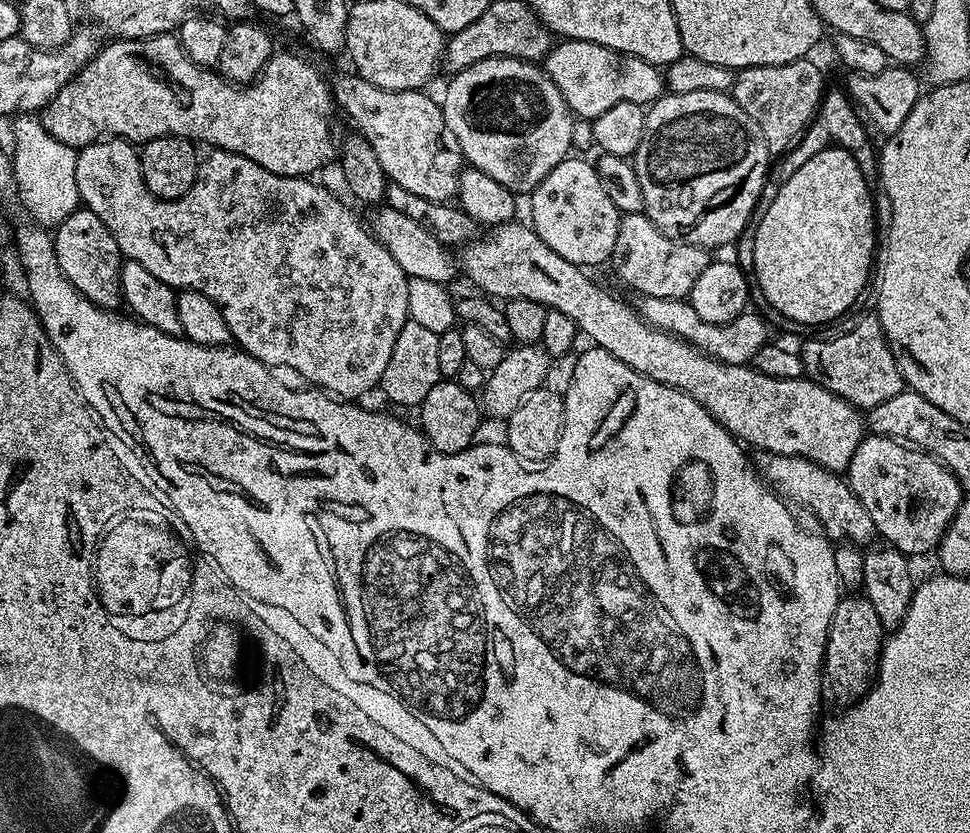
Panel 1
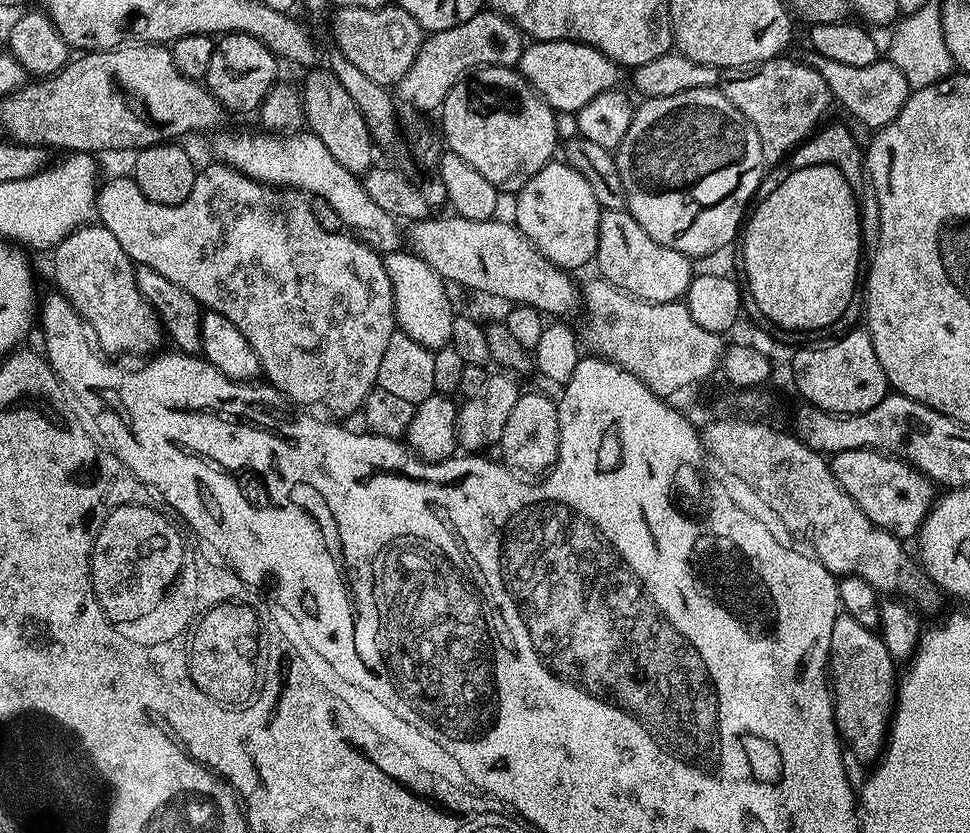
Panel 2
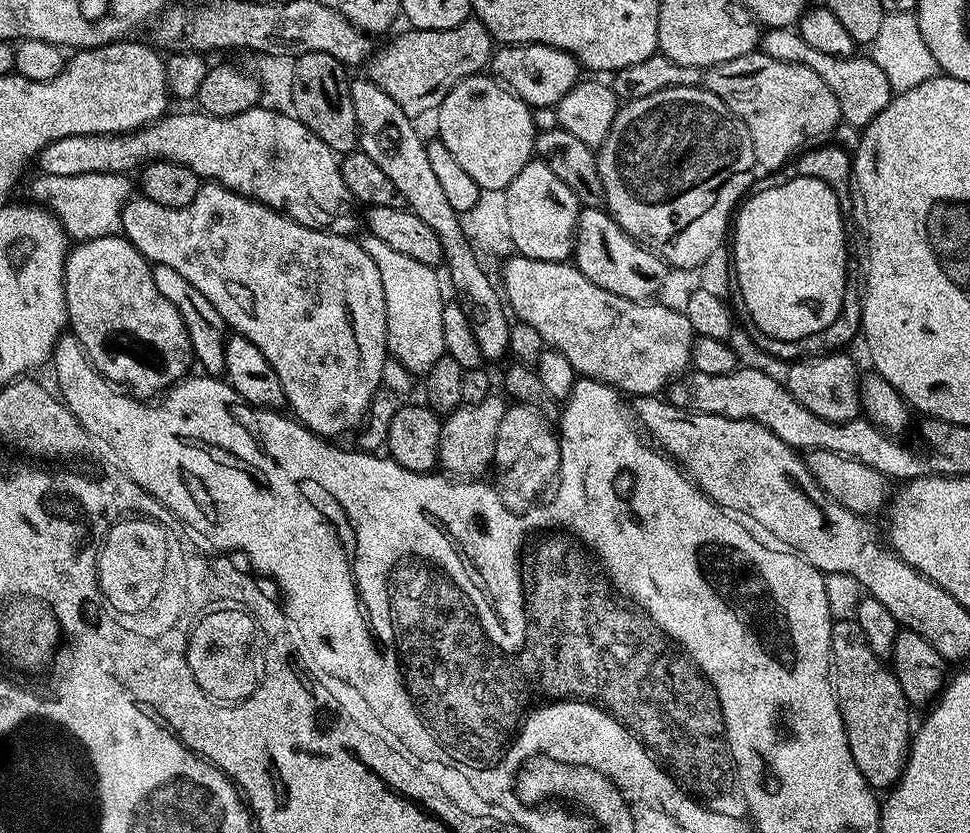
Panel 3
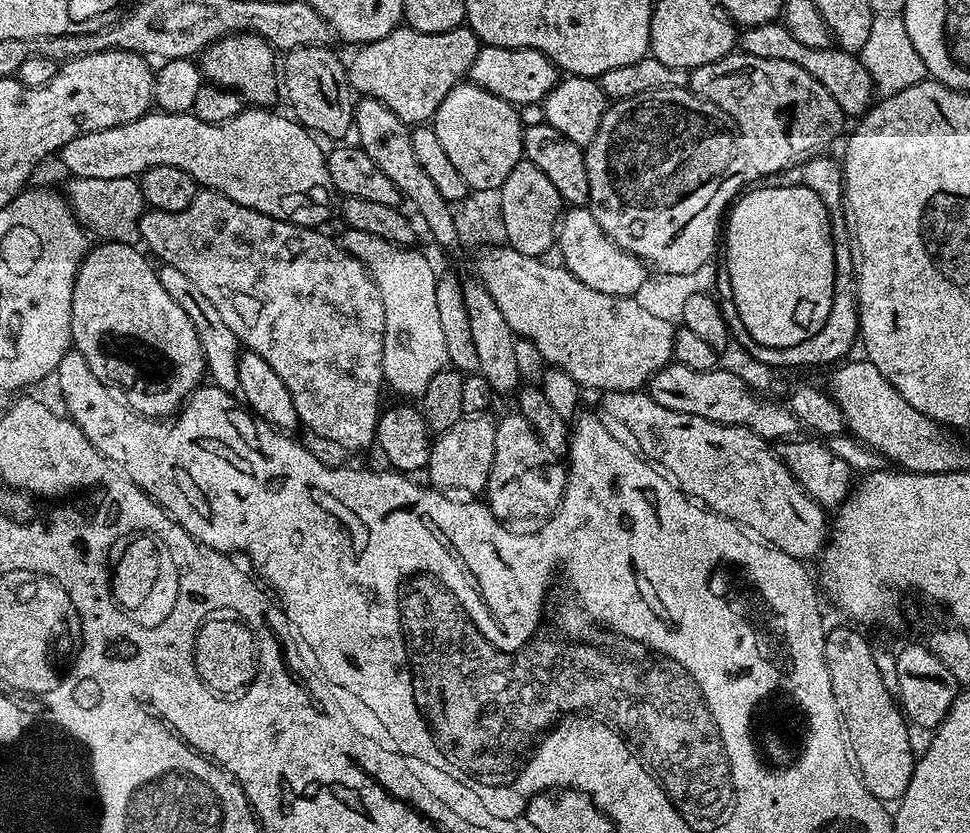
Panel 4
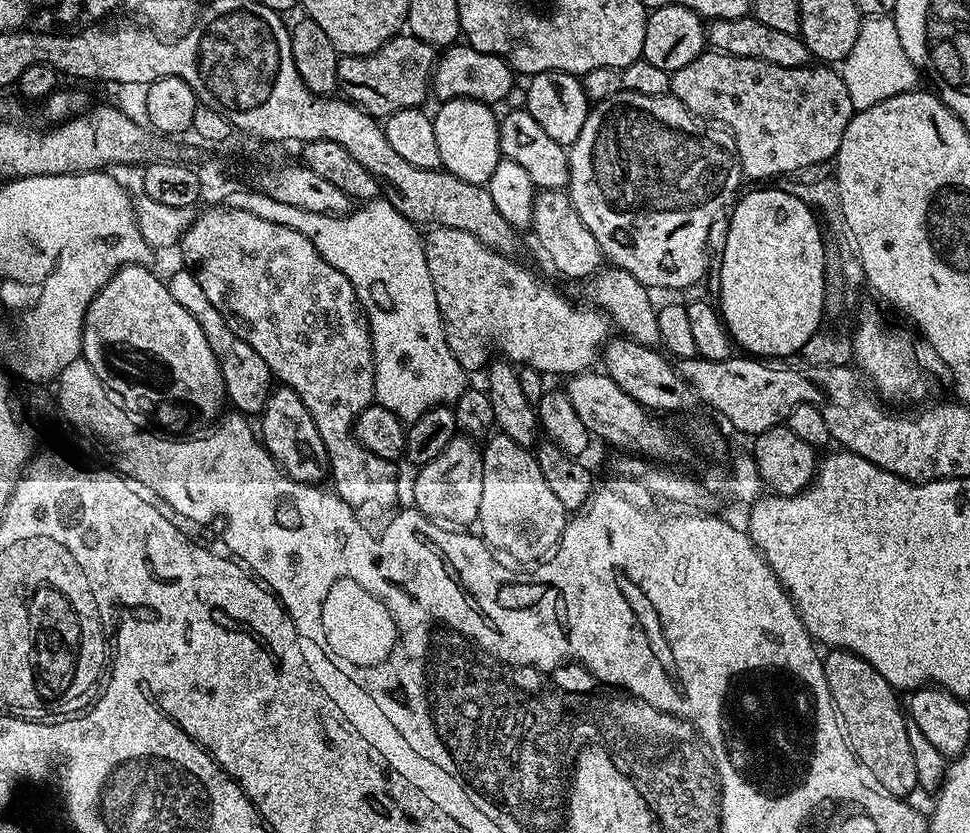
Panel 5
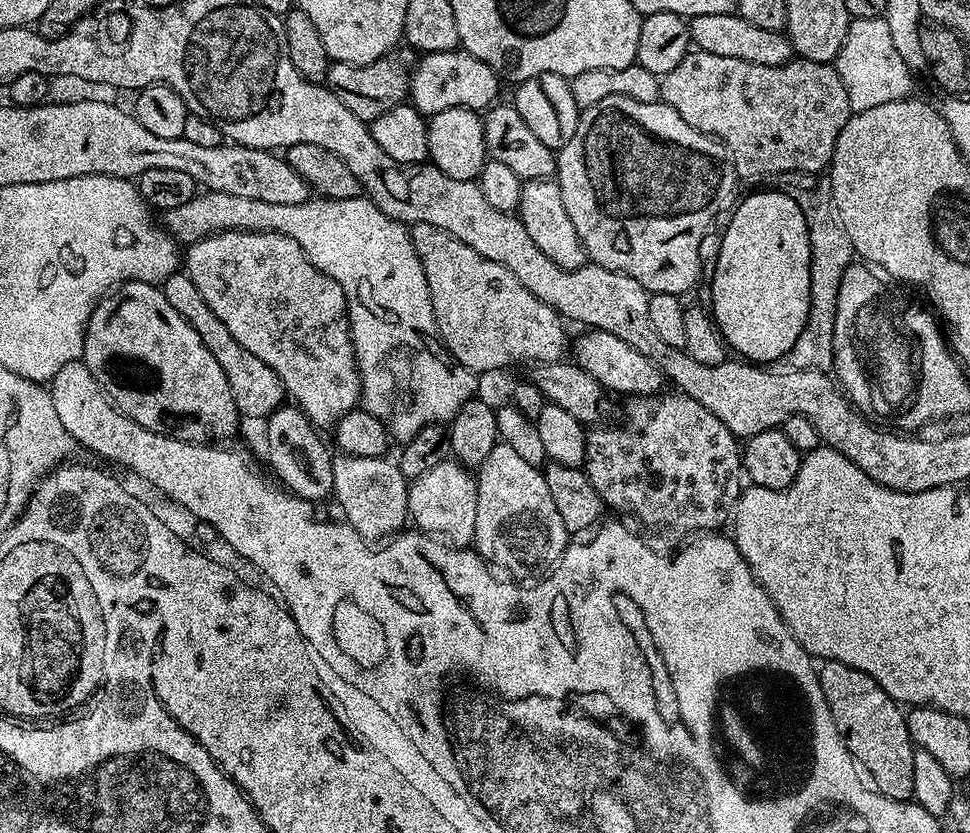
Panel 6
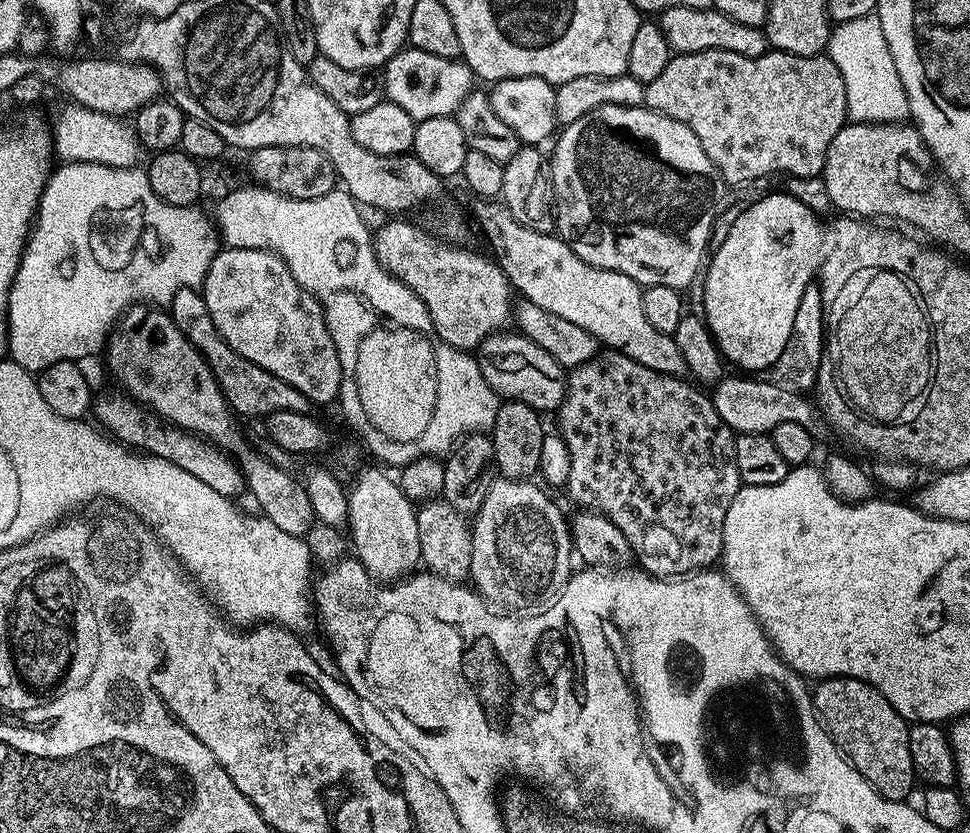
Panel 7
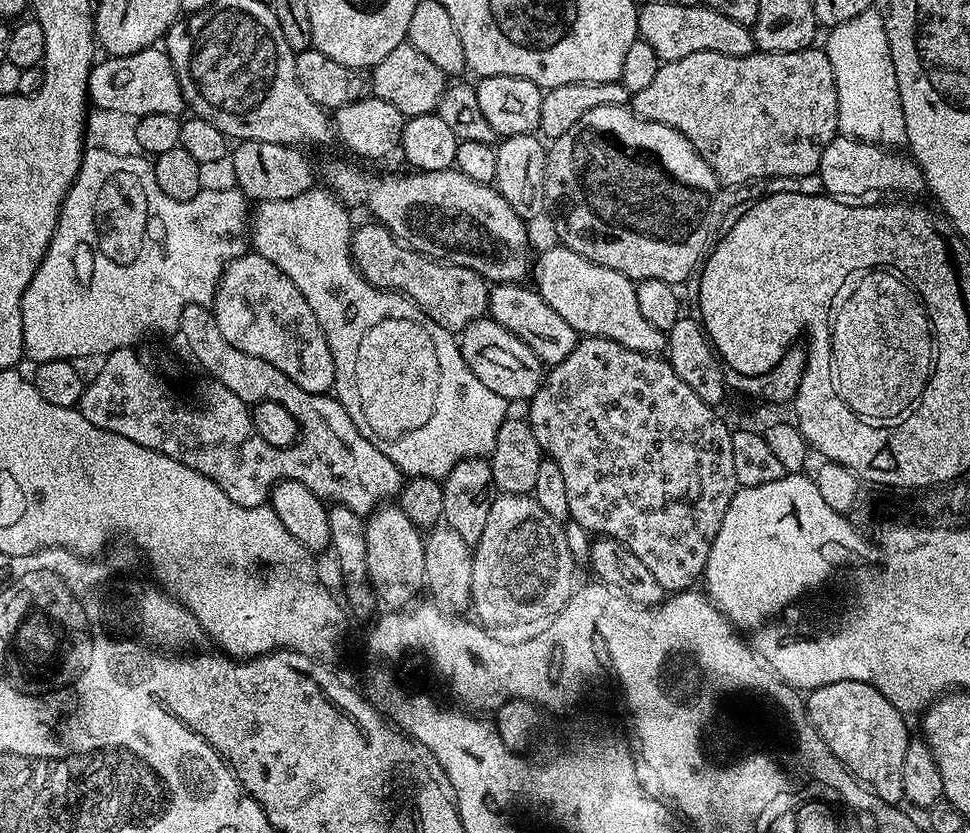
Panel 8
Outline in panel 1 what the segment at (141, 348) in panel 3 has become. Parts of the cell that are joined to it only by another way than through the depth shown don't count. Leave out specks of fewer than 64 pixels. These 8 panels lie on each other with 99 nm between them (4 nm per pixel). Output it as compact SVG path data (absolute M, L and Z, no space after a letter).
M83 206L76 209L64 219L61 224L55 225L54 239L56 241L56 253L58 254L58 266L62 266L62 274L70 278L70 282L81 292L87 300L94 302L99 308L116 310L121 307L120 295L120 265L122 257L118 242L114 242L114 234L102 226L102 218Z

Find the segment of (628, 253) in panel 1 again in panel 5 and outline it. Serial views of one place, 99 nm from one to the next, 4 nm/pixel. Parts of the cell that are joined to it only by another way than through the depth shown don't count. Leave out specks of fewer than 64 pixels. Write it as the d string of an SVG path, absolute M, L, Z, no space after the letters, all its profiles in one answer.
M544 190L537 195L530 232L531 235L536 235L536 240L540 243L541 250L548 255L549 262L562 275L569 276L572 280L595 277L605 263L603 250L598 242L594 242L594 234L586 230L586 222L578 218L567 191Z

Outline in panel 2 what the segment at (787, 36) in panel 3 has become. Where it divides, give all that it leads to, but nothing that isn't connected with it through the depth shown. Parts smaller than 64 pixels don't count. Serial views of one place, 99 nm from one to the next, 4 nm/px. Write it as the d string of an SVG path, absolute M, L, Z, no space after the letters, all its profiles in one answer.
M809 51L807 63L816 69L826 82L831 99L836 100L856 120L861 120L871 130L879 130L894 122L907 102L910 89L906 82L906 74L898 70L887 58L877 58L870 66L846 66L843 62L830 62L830 58L822 58L816 52Z

